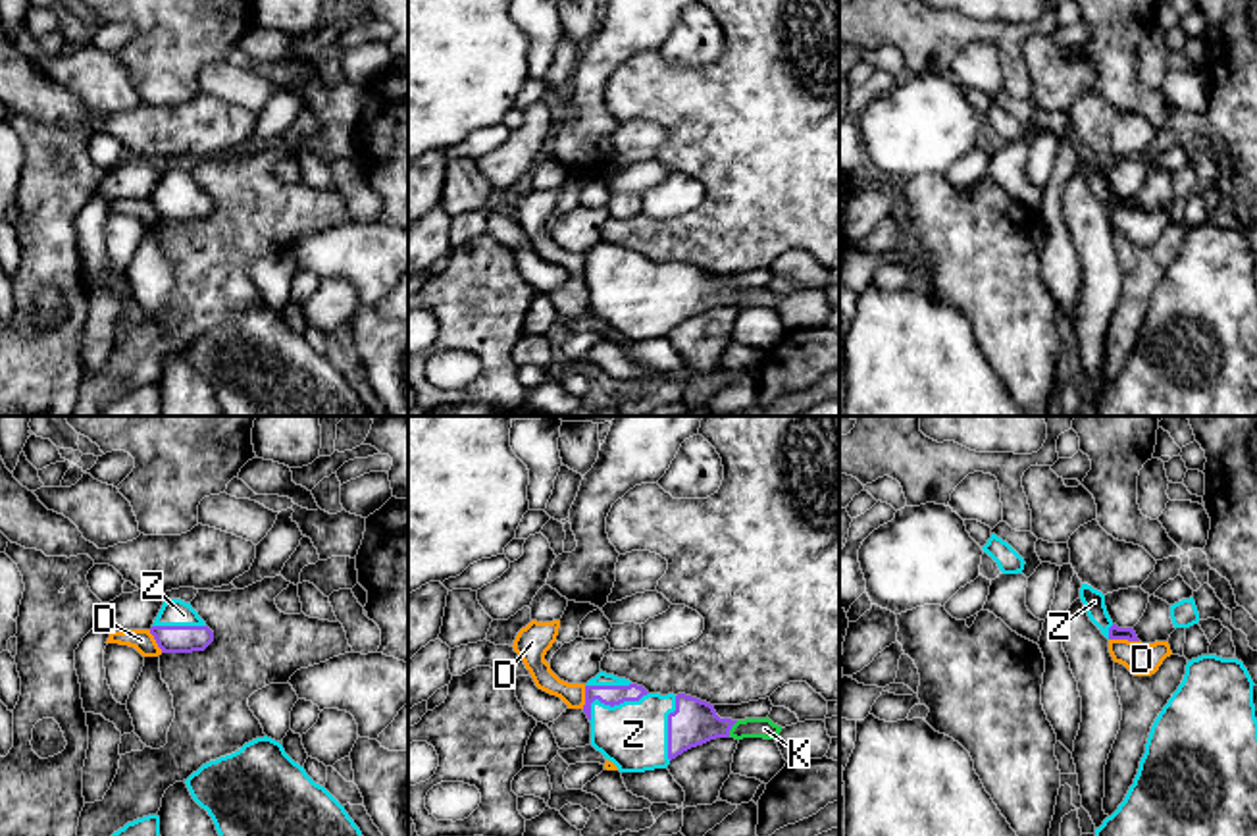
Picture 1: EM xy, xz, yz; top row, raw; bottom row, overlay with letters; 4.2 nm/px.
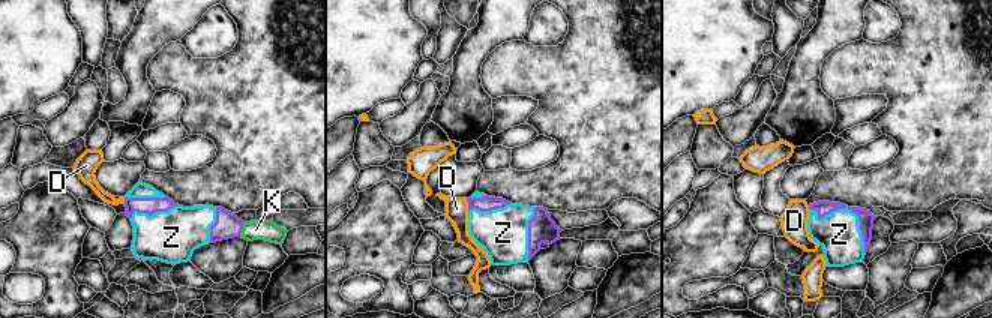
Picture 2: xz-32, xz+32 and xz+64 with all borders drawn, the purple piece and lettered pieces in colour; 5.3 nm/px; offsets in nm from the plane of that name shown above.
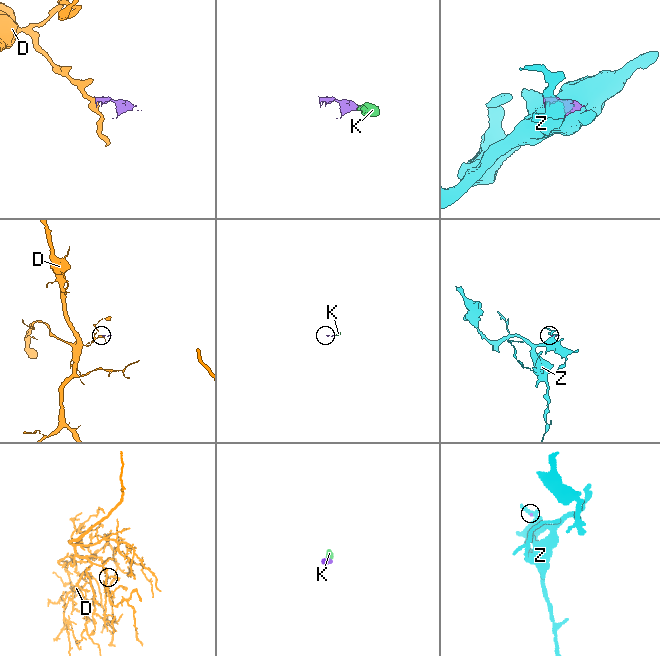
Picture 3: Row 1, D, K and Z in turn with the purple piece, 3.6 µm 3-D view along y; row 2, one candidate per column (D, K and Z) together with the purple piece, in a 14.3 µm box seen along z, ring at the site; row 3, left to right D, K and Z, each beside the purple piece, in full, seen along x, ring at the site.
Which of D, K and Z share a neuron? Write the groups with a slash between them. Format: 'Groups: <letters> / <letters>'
Groups: D / K Z

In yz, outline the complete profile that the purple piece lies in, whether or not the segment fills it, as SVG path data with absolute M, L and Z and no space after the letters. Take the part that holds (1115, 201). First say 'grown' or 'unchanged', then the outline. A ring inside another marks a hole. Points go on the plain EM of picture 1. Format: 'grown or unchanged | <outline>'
grown | M1082 152L1080 156L1080 168L1086 175L1086 181L1090 189L1101 198L1101 202L1107 208L1128 208L1128 210L1140 210L1134 196L1118 196L1105 175L1105 164L1097 158L1093 158L1088 152Z

